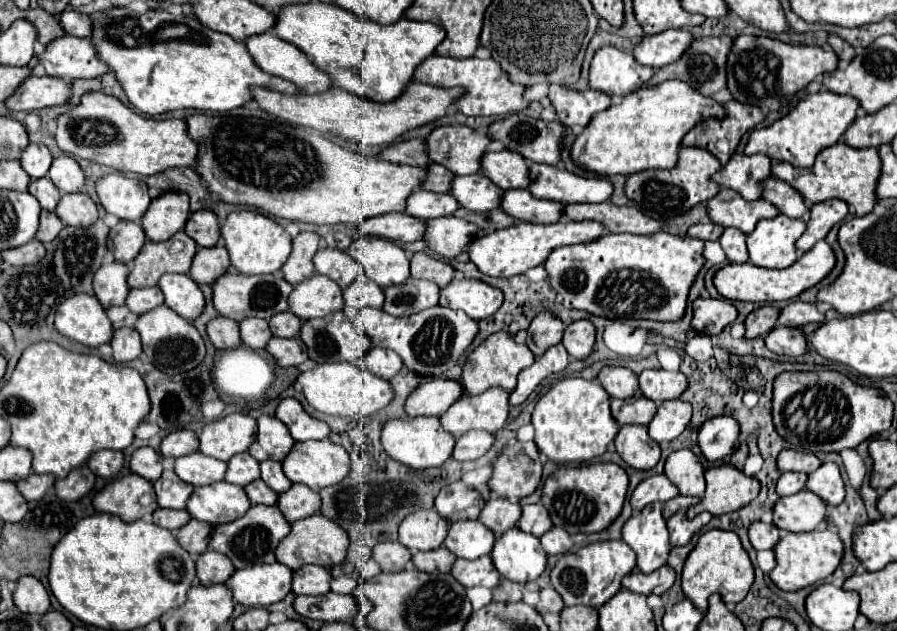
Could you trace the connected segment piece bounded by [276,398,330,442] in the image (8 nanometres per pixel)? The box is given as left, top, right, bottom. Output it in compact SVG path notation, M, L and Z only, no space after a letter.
M284 398L276 408L276 418L286 424L296 442L324 440L330 436L330 426L322 420L312 418L298 400Z

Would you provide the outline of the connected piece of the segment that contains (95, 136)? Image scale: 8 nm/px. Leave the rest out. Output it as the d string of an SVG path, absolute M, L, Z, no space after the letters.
M86 92L78 106L58 116L56 144L72 158L84 158L120 172L156 174L172 166L194 166L198 146L186 132L186 122L178 118L144 118L124 106L118 98L102 92Z

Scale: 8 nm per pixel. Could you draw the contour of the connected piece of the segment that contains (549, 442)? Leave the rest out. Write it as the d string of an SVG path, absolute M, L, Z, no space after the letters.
M564 378L556 382L536 404L532 412L538 450L556 464L584 464L602 456L618 434L618 424L610 412L610 396L598 380Z

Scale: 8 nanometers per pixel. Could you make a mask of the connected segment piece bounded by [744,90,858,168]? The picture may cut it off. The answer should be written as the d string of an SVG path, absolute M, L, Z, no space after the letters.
M820 90L816 94L806 94L784 118L776 120L768 128L758 128L750 134L744 154L766 154L772 160L780 162L790 162L794 166L810 166L814 164L816 154L826 148L836 144L844 130L854 122L858 110L858 100L852 96L838 96L828 90Z

